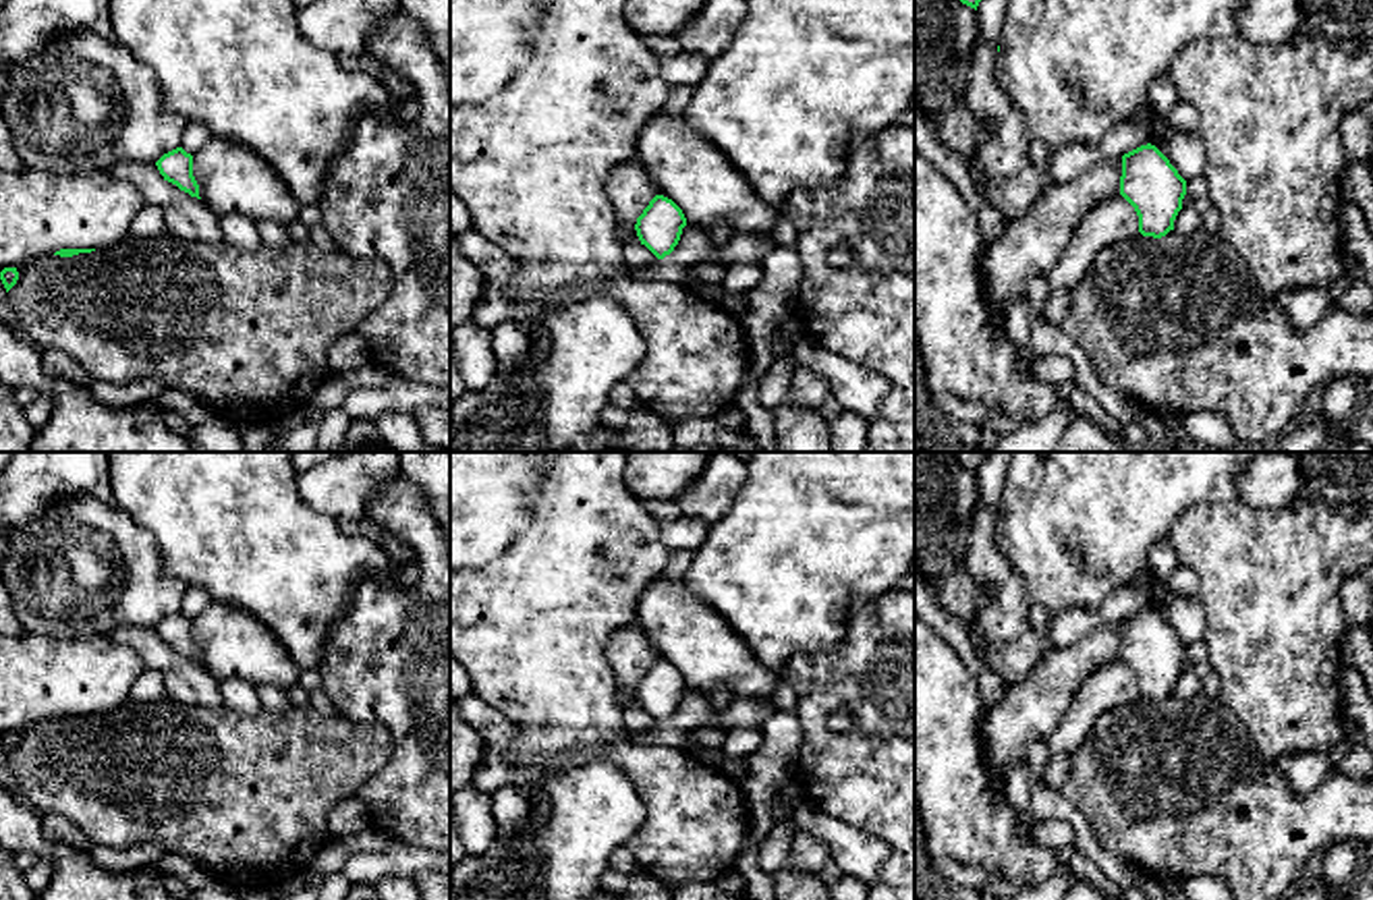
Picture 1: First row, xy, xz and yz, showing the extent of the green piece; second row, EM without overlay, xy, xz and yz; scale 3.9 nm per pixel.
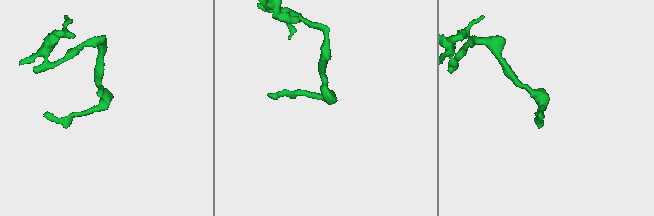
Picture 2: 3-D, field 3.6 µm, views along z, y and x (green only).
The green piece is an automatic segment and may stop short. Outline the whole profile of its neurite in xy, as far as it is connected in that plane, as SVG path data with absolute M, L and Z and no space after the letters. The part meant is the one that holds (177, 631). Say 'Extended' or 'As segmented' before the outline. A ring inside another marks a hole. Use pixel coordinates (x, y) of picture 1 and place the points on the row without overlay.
As segmented. M176 612L168 618L164 618L156 626L160 639L164 645L176 649L180 655L189 657L191 662L199 662L199 649L193 641L193 620L187 618L183 612Z

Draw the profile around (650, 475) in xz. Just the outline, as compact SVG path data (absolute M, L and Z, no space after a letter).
M628 452L624 481L639 500L676 502L713 452Z

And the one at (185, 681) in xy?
M129 624L124 628L110 630L108 637L135 649L143 657L145 668L164 676L168 699L207 709L224 705L220 680L201 664L191 662L176 649L168 647L156 628Z

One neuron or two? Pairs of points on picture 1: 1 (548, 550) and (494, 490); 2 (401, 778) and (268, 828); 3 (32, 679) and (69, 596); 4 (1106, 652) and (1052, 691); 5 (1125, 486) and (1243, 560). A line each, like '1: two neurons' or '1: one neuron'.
1: two neurons
2: two neurons
3: two neurons
4: one neuron
5: two neurons

